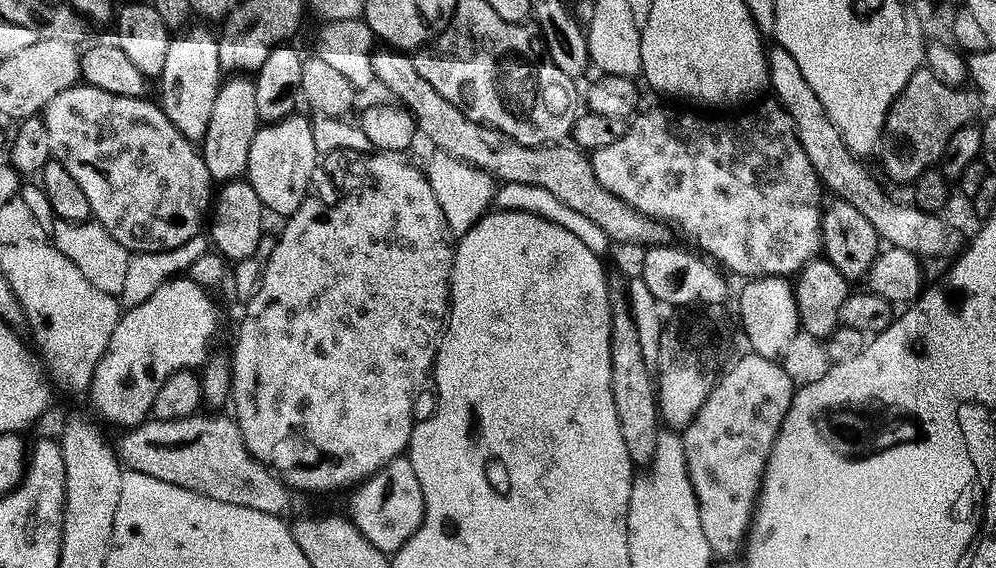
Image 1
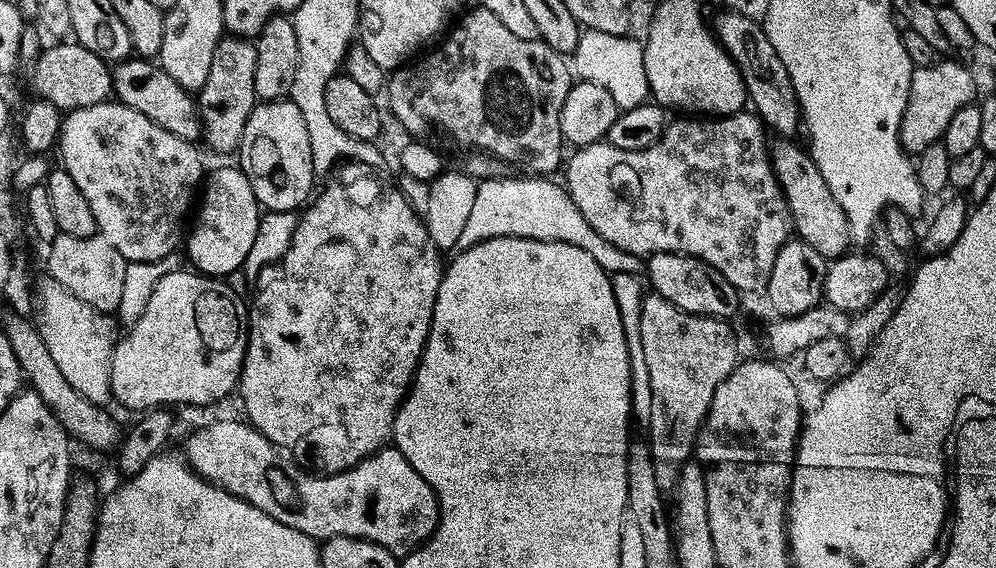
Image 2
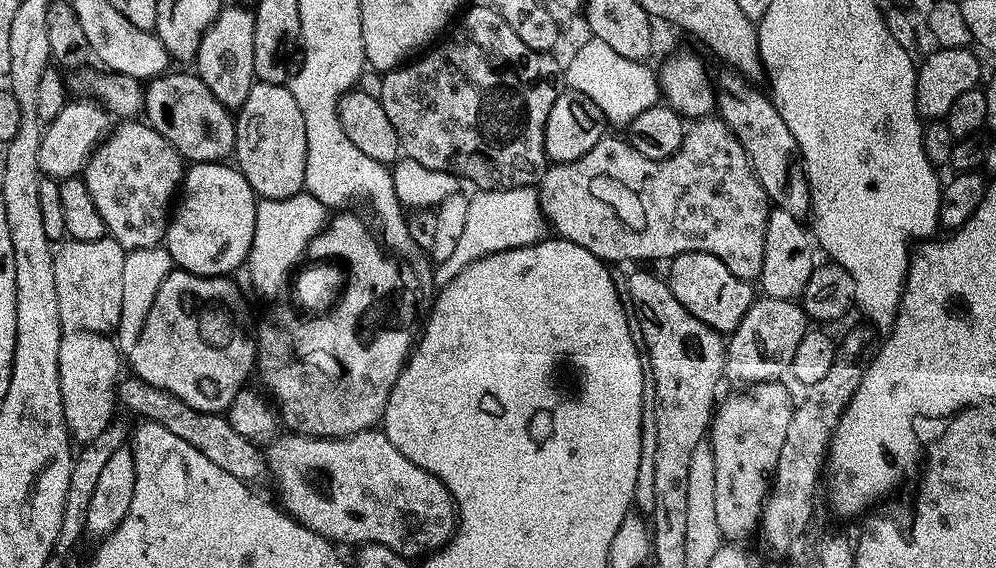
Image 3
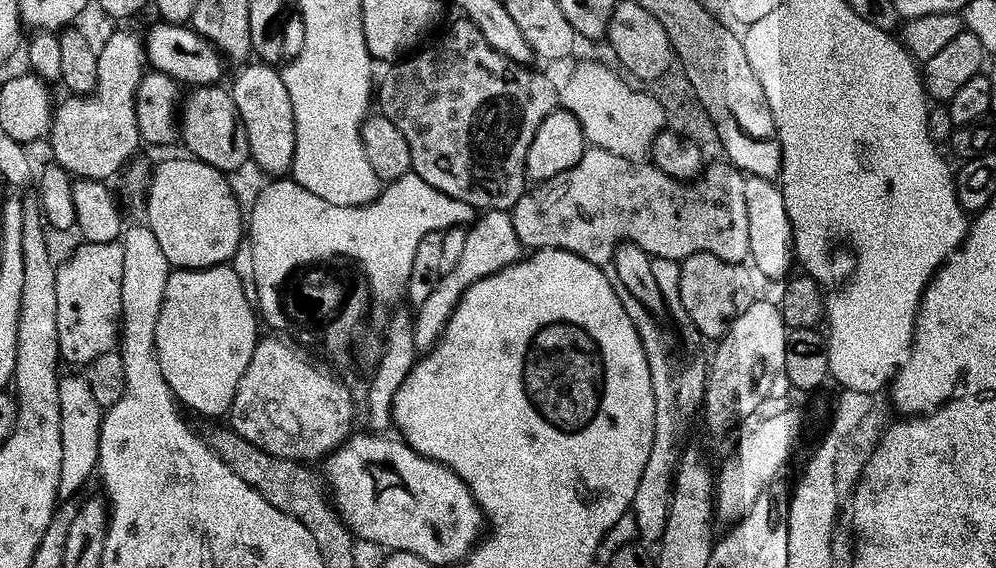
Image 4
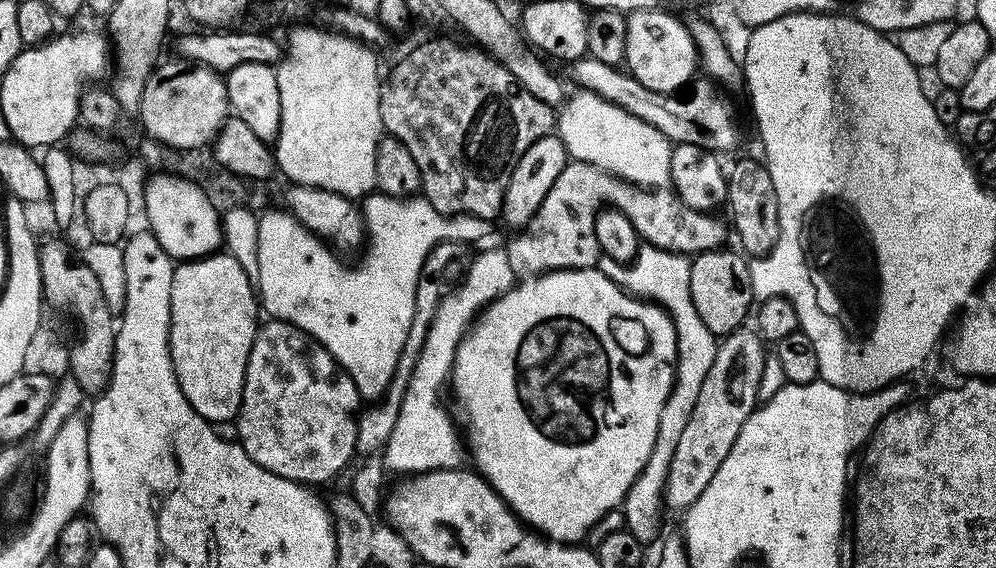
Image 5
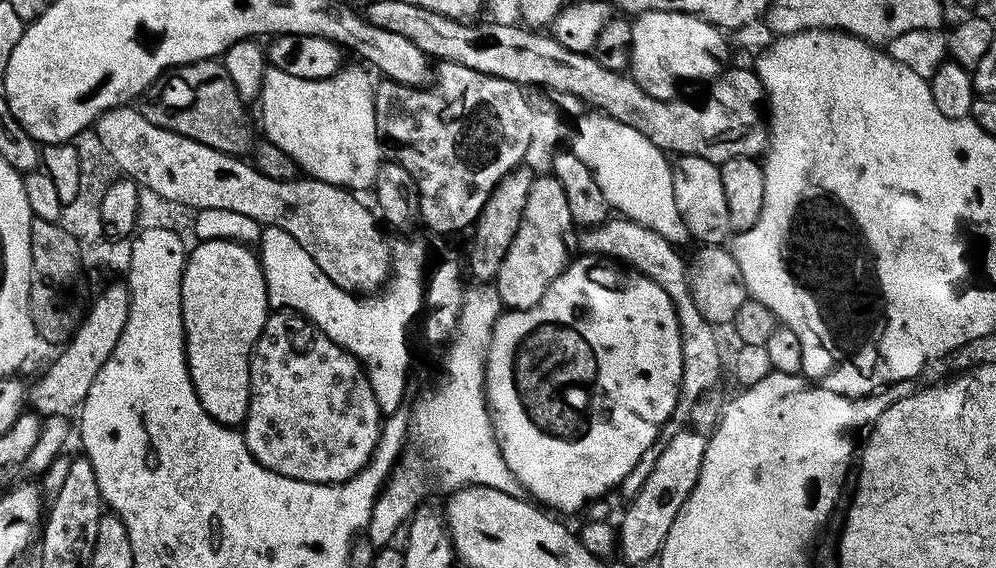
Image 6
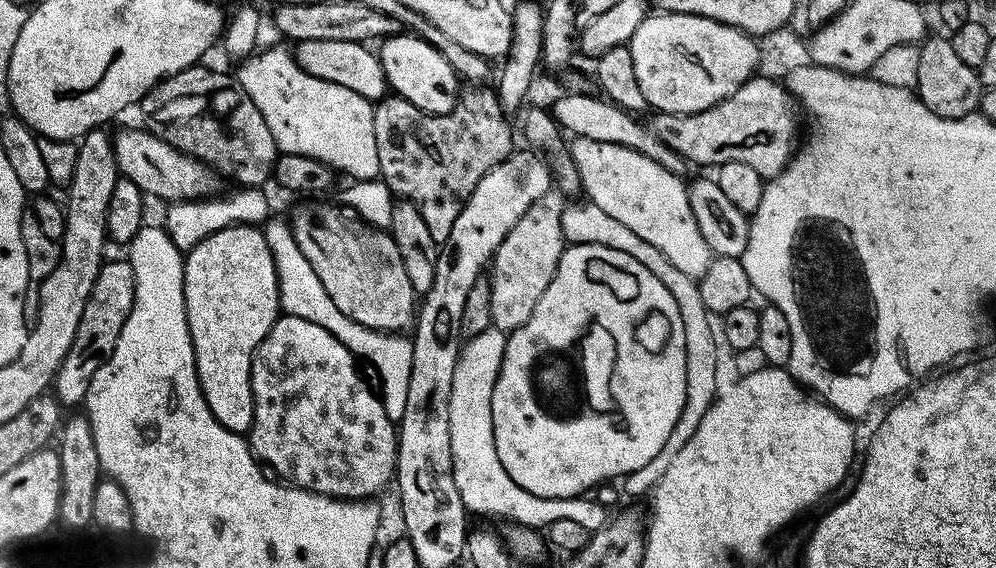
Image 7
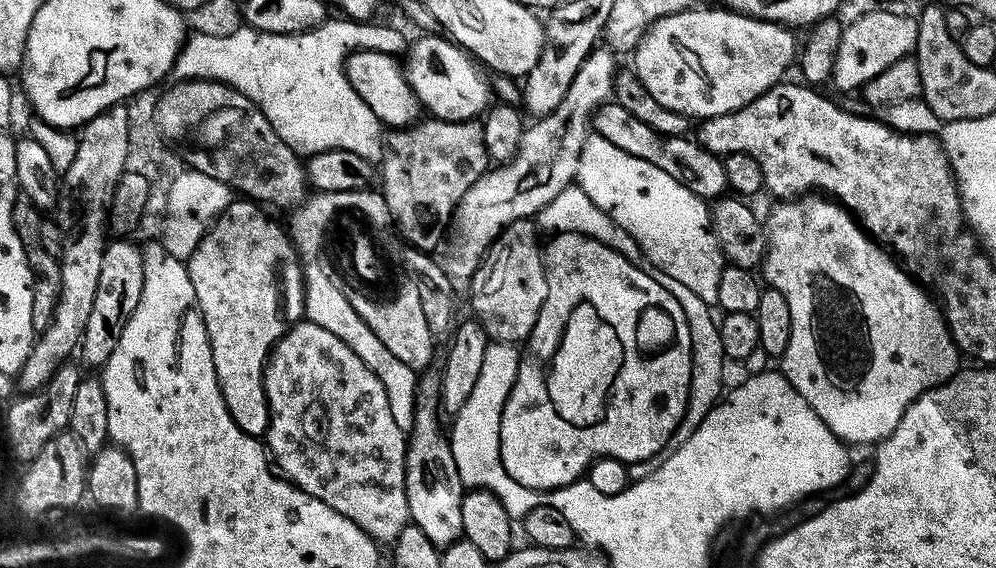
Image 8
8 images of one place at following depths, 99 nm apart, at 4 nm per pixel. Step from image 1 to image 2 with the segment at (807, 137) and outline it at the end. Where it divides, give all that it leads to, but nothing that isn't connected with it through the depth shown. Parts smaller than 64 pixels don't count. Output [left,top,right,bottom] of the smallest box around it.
[714,10,802,138]

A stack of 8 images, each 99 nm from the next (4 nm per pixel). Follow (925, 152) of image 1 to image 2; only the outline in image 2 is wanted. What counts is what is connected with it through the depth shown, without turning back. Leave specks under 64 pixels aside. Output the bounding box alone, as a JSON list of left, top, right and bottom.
[900,58,977,154]

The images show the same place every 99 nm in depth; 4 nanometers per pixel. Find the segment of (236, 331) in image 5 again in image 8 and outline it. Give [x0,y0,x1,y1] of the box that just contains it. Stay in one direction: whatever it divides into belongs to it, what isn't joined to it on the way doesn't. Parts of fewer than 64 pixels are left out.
[186,198,304,438]

